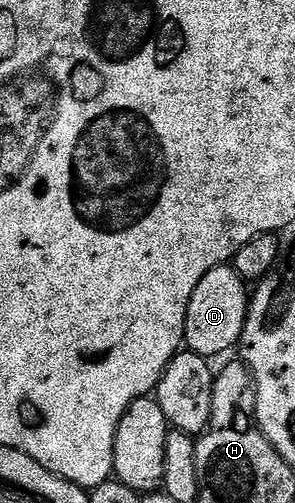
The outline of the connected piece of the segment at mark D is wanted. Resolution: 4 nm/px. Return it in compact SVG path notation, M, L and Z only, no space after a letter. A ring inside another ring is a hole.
M225 264L206 272L198 288L194 288L194 296L190 296L190 304L186 308L184 346L191 353L200 354L209 360L215 360L219 354L226 353L231 346L233 349L244 331L249 301L249 287L231 265Z

